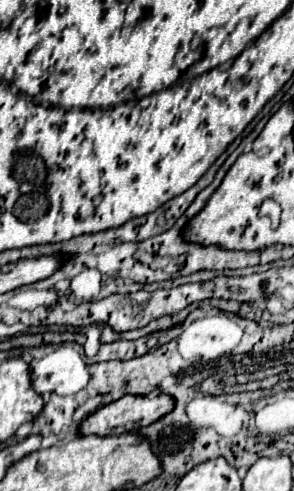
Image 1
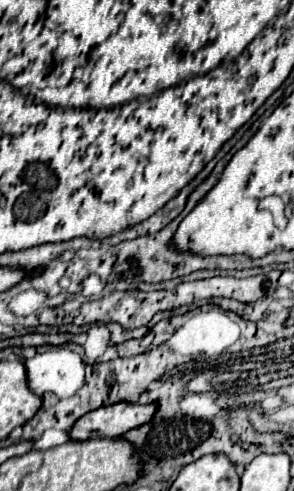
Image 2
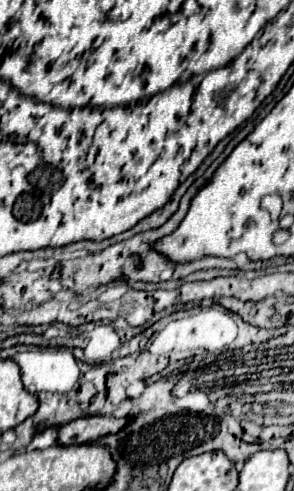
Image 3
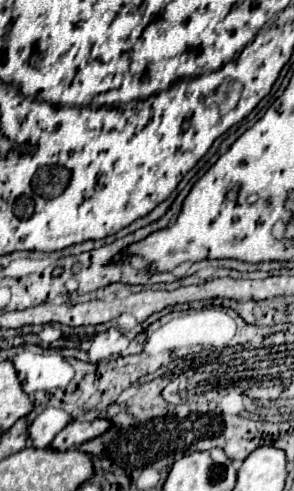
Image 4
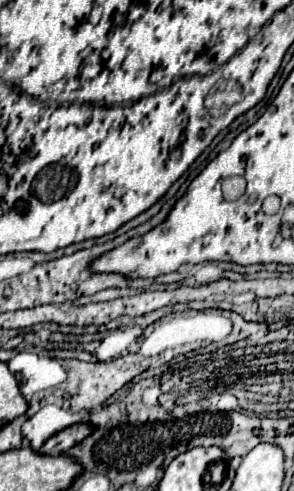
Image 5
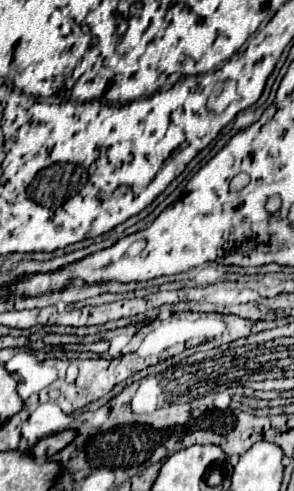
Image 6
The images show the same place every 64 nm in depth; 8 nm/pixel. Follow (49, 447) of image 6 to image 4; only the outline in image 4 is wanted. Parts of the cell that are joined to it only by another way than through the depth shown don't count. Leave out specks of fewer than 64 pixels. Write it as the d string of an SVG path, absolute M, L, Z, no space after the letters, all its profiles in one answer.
M96 418L96 420L90 420L90 422L80 422L80 420L72 420L70 424L66 424L58 434L56 438L52 440L52 448L56 450L68 450L70 446L72 448L78 448L80 444L88 442L88 440L94 440L96 436L102 436L108 428L112 428L112 422L108 418Z

